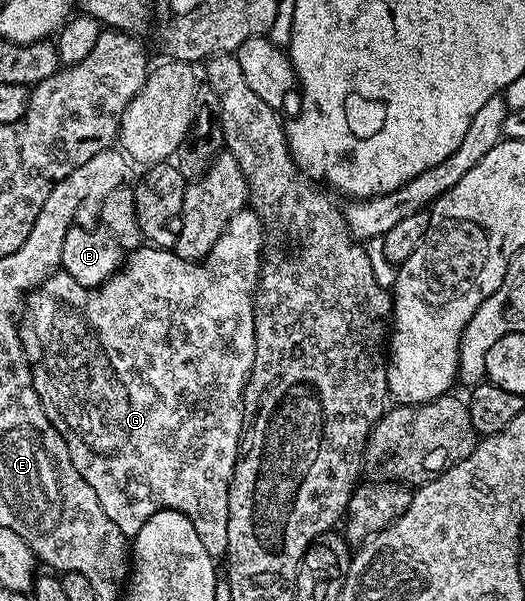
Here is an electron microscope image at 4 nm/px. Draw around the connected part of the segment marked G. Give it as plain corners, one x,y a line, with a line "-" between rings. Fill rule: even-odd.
246,208
235,212
235,216
231,216
231,220
227,224
225,233
219,236
219,240
211,248
209,257
204,261
189,262
185,258
179,257
176,252
169,248
158,248
152,244
142,244
135,250
128,251
127,257
124,259
123,268
118,269
117,273
112,274
107,281
102,282
96,288
90,288
79,284
79,280
75,280
75,276
64,272
53,274
47,280
43,280
43,284
35,290
29,291
23,302
23,309
19,314
19,329
21,331
21,347
25,349
25,357
29,359
29,365
33,371
33,387
39,396
39,400
43,404
43,412
47,412
47,420
51,420
51,424
59,432
59,436
63,436
63,440
69,449
71,460
75,464
75,468
79,472
79,476
83,476
83,480
87,482
95,490
98,496
99,504
102,505
104,512
119,526
121,532
125,535
132,536
139,532
139,528
143,528
143,524
151,516
155,516
155,512
160,510
178,510
183,512
183,516
187,516
187,520
191,520
191,524
195,524
195,532
199,532
199,540
203,540
203,548
207,548
207,552
214,560
220,559
225,554
227,548
227,524
229,523
229,485
233,479
233,469
237,463
237,455
241,448
241,432
245,429
245,385
249,379
249,373
253,367
255,360
255,316
253,315
253,299
255,297
255,279
260,275
263,265
263,250
261,254
261,245
265,242
266,231
263,229
261,218
253,209

